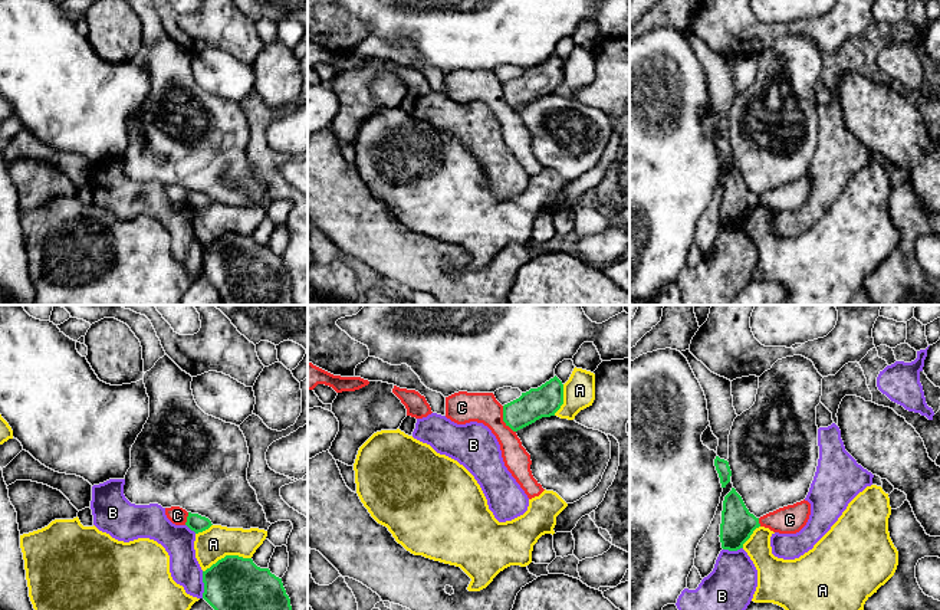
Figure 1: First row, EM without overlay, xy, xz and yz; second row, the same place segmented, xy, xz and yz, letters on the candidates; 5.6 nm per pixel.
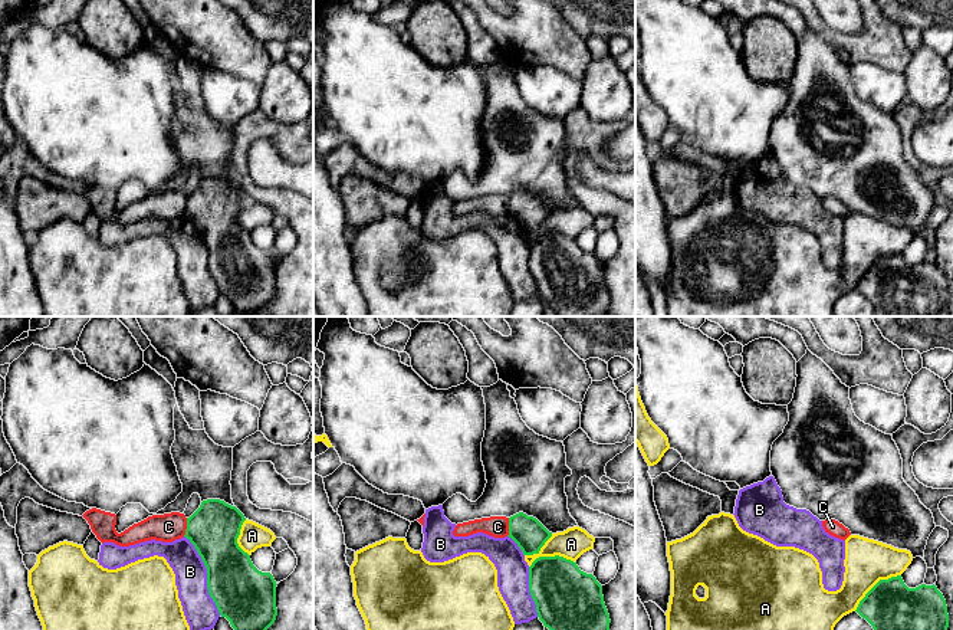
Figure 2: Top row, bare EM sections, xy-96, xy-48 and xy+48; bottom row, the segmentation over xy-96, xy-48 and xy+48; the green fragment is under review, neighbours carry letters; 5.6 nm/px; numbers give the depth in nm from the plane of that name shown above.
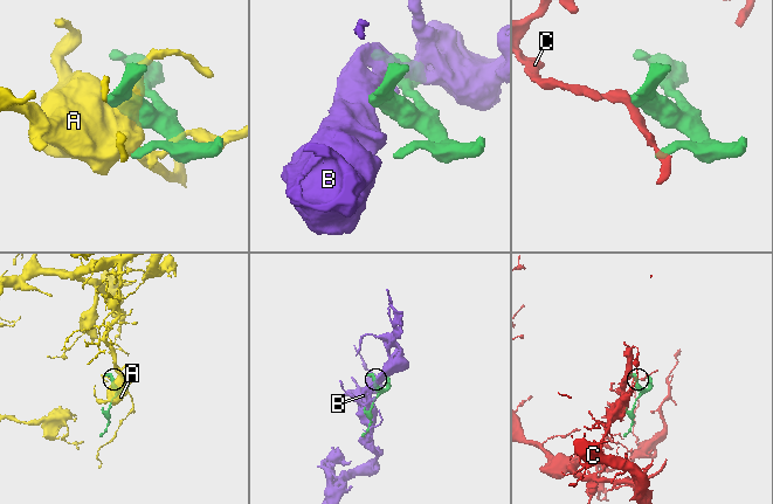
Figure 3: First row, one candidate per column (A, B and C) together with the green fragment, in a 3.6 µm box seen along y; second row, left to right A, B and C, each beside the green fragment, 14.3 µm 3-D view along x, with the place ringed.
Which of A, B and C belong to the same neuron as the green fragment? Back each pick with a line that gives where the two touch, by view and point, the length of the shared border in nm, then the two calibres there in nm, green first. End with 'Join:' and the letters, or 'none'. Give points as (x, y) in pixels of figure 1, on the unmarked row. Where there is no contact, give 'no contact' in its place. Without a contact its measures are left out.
Join: none

